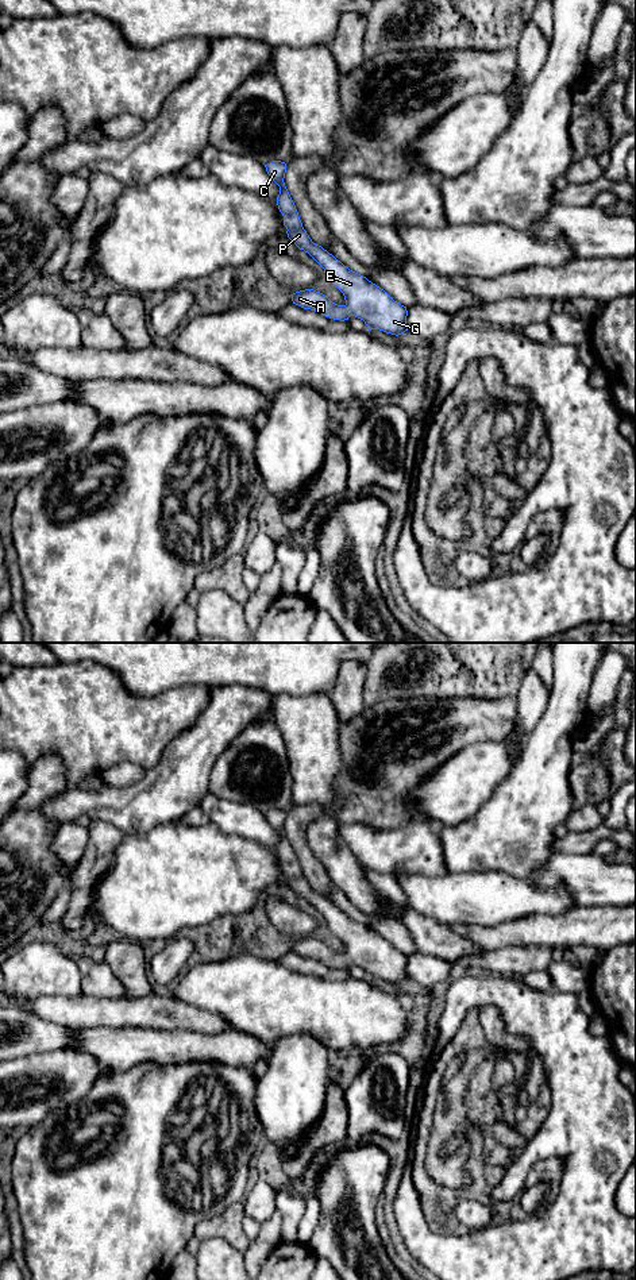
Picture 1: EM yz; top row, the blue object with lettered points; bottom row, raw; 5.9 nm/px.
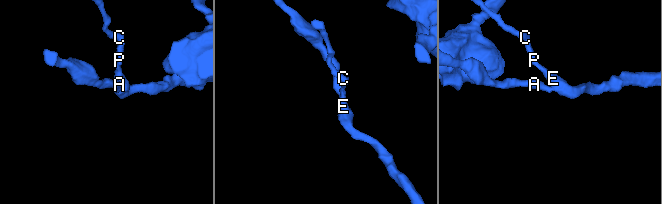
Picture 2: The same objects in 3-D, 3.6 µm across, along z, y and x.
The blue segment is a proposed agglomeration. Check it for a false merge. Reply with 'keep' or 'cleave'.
keep

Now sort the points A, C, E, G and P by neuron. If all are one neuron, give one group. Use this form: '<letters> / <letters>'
A C E G P

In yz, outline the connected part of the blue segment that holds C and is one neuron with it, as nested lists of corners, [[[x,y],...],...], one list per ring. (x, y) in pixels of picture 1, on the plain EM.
[[[273,809],[265,813],[265,816],[267,822],[280,834],[277,853],[284,864],[288,886],[324,917],[327,926],[343,941],[346,948],[344,953],[338,953],[323,941],[305,937],[292,942],[293,952],[340,969],[355,964],[365,969],[369,979],[379,978],[396,984],[408,979],[406,955],[394,949],[383,937],[350,918],[332,902],[312,890],[302,875],[296,853],[284,830],[286,811]]]

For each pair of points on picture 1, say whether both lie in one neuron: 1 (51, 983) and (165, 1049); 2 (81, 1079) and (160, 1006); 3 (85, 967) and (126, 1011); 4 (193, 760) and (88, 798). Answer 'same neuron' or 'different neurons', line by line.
1: different neurons
2: same neuron
3: different neurons
4: same neuron

